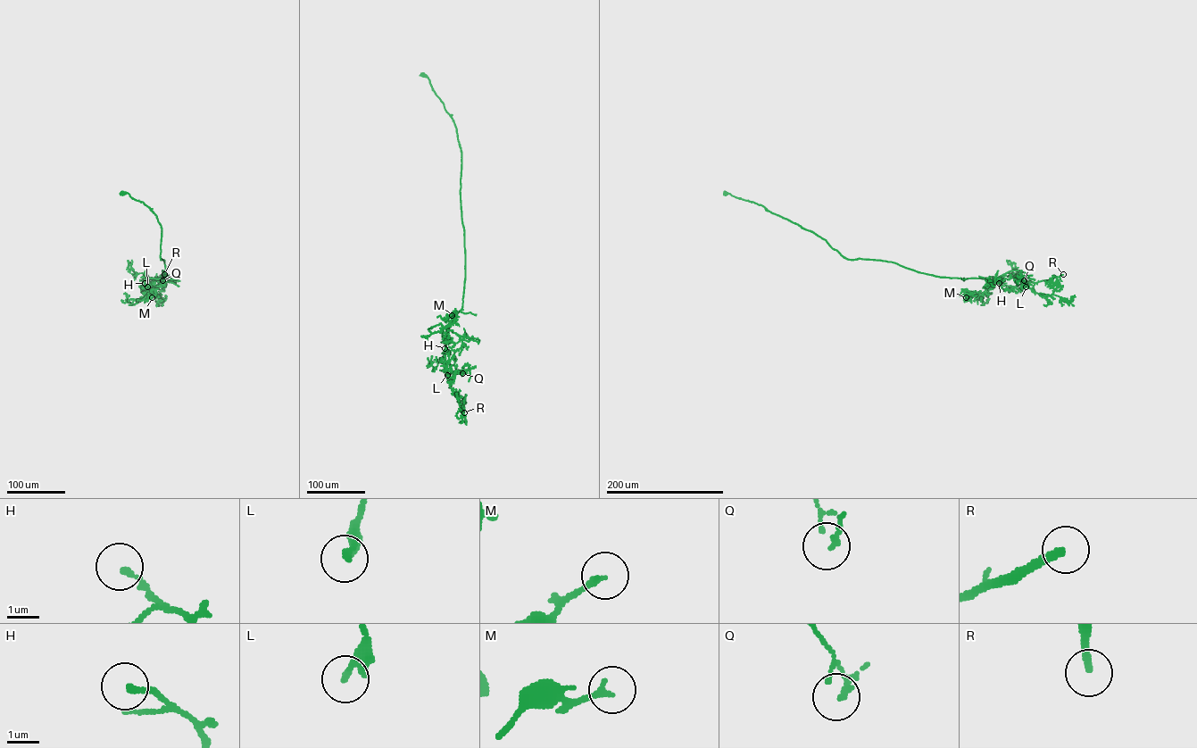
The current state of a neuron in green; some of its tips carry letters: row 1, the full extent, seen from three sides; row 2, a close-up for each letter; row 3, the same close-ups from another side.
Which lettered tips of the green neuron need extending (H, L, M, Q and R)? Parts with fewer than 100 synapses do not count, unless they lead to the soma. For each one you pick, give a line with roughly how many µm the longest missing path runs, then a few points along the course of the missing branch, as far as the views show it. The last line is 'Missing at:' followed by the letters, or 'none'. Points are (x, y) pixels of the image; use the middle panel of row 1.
R: about 300 µm are missing
Missing at: R

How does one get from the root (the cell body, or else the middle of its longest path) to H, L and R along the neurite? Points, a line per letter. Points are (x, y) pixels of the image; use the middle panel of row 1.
H: (422, 74), (453, 119), (461, 152), (465, 277), (462, 306), (446, 337), (447, 378), (442, 361), (444, 348)
L: (422, 74), (453, 119), (461, 152), (465, 277), (462, 306), (446, 337), (447, 375)
R: (422, 74), (453, 119), (461, 152), (464, 286), (462, 306), (449, 327), (444, 356), (445, 378), (464, 412)

